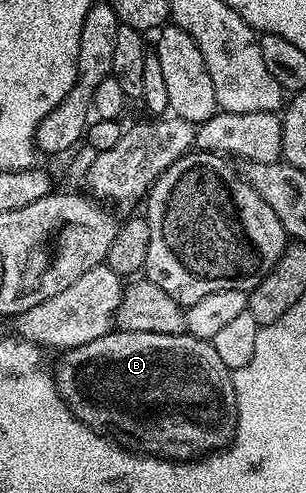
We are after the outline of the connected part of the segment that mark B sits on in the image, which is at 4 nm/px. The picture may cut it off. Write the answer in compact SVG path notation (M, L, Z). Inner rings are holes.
M115 329L113 332L100 336L100 340L92 340L88 344L83 346L77 346L74 350L67 350L61 355L62 358L58 362L58 367L53 367L52 373L54 376L54 383L58 386L58 394L66 401L66 407L69 408L75 416L81 420L84 424L88 424L88 428L98 431L99 434L105 434L109 436L113 441L137 452L140 454L150 454L154 458L172 458L175 460L190 460L195 457L199 452L214 452L219 448L225 448L230 445L233 436L234 428L236 425L236 407L234 404L234 379L232 377L232 371L224 364L224 360L220 360L219 354L216 352L213 341L205 338L197 338L194 334L189 332L183 332L180 334L167 334L163 336L160 332L132 332L131 330L119 330Z

